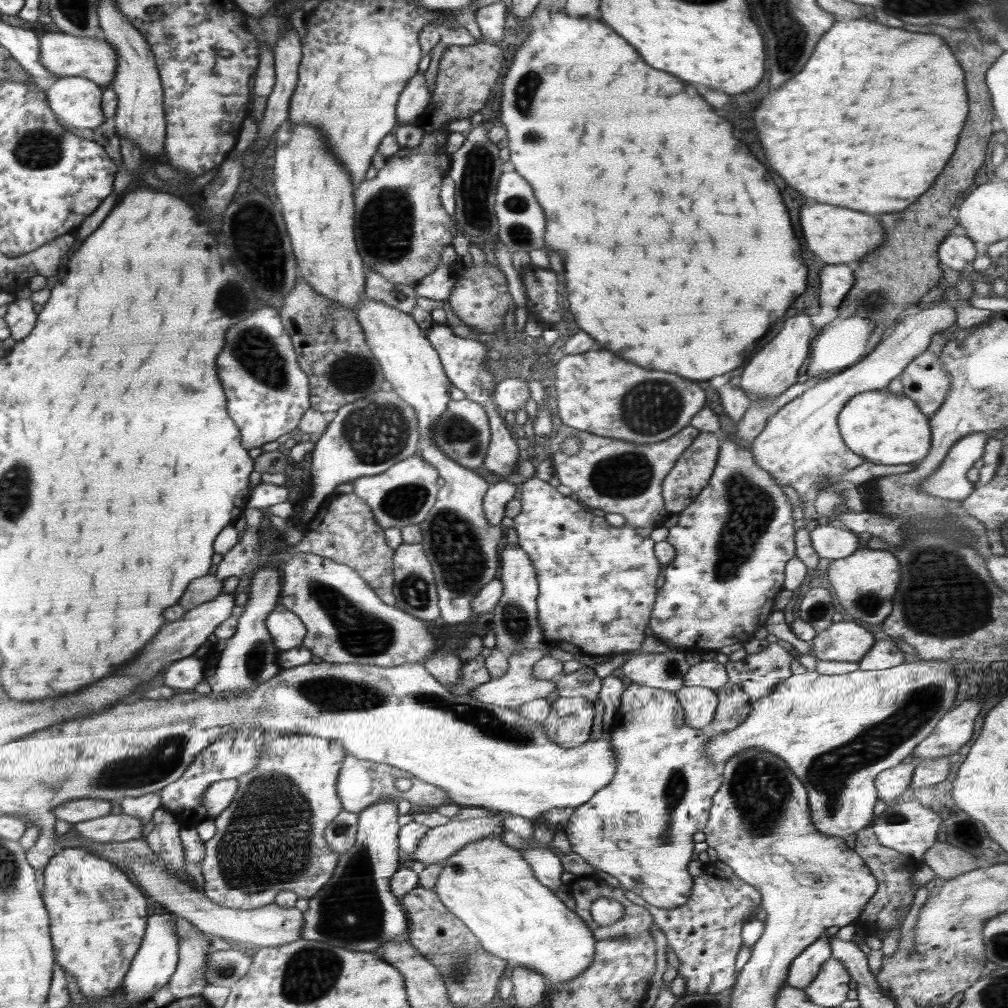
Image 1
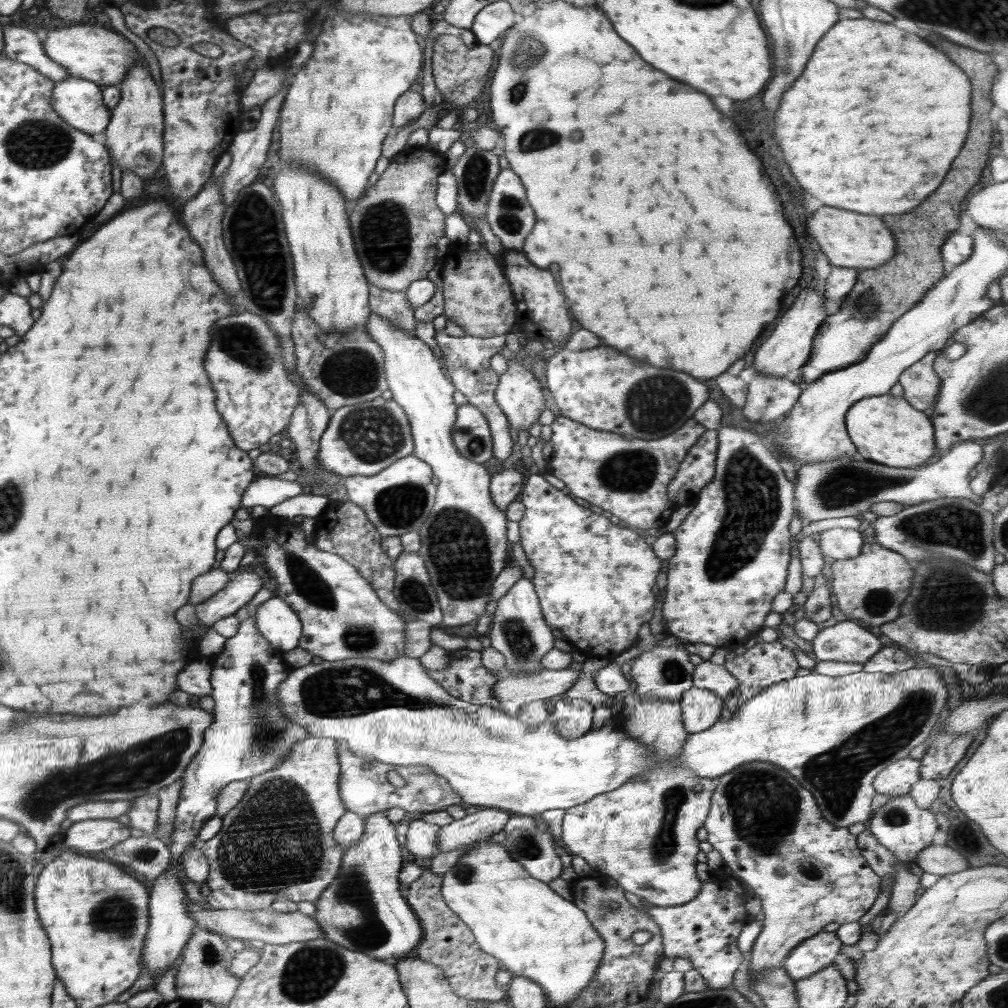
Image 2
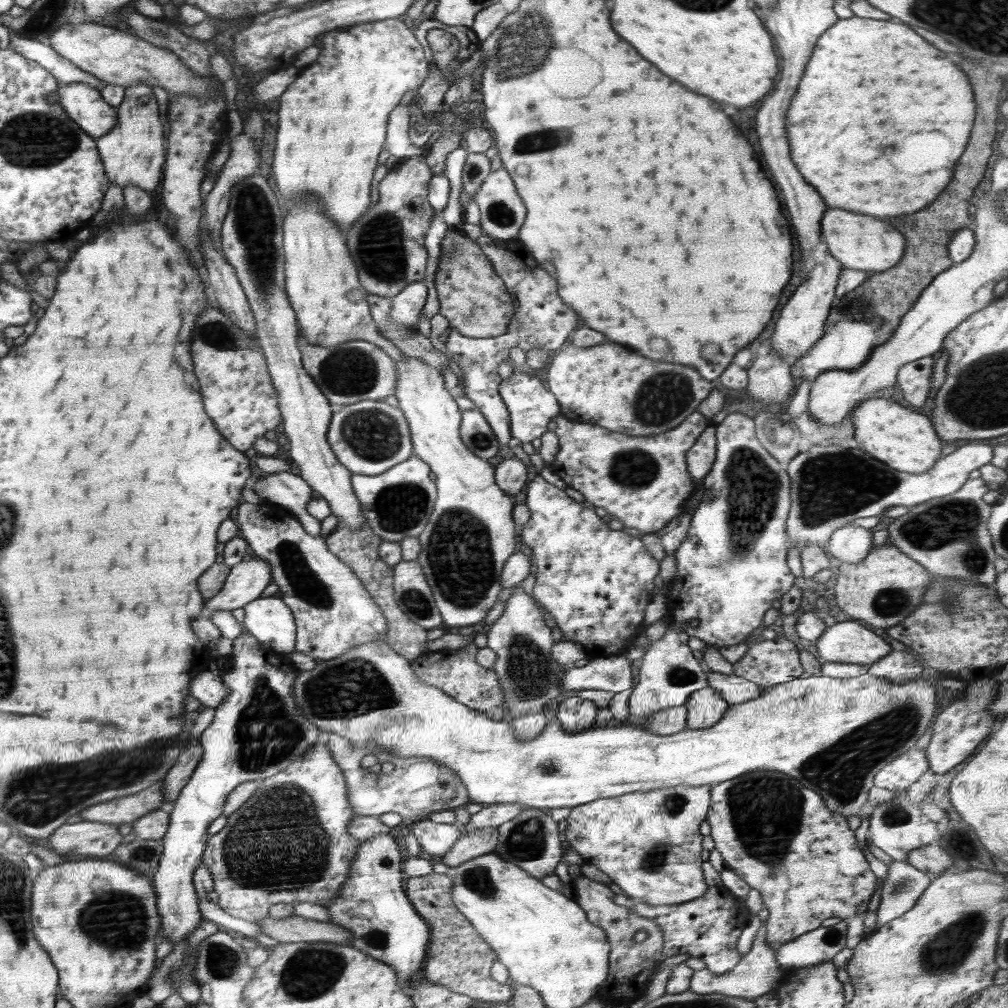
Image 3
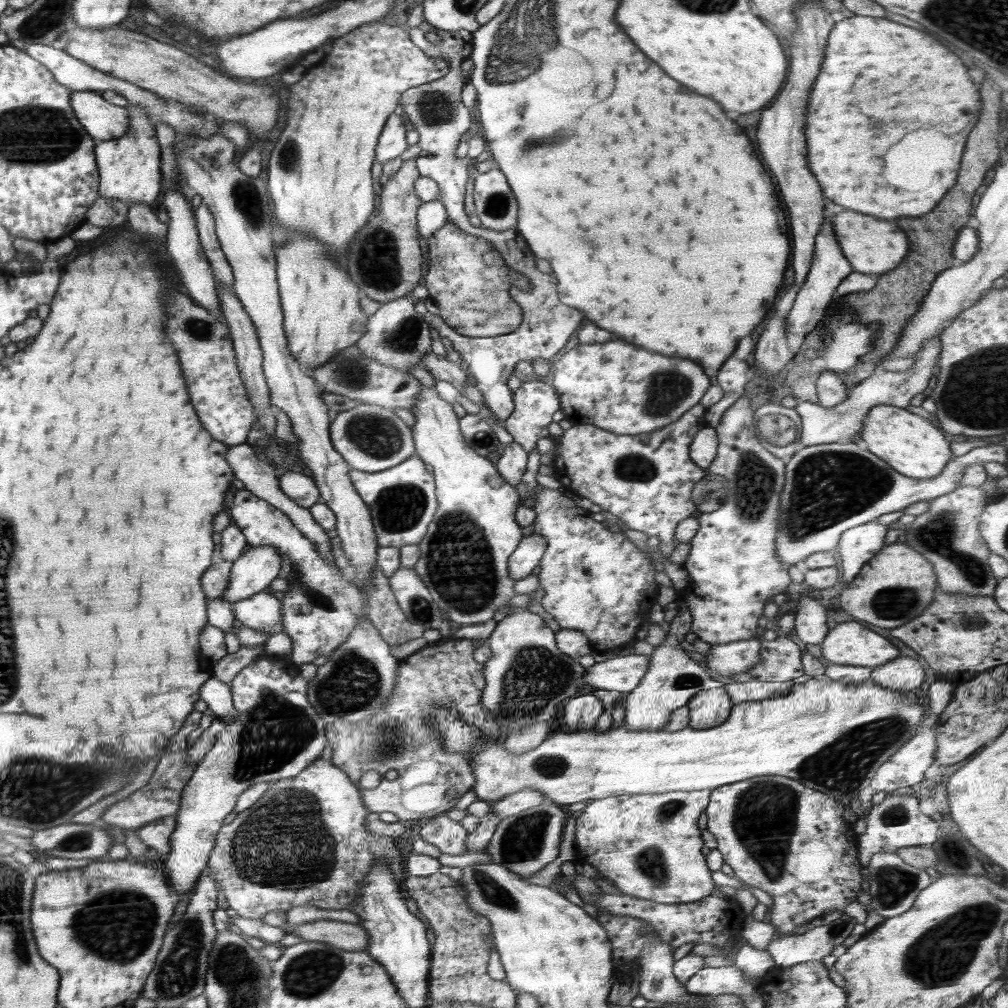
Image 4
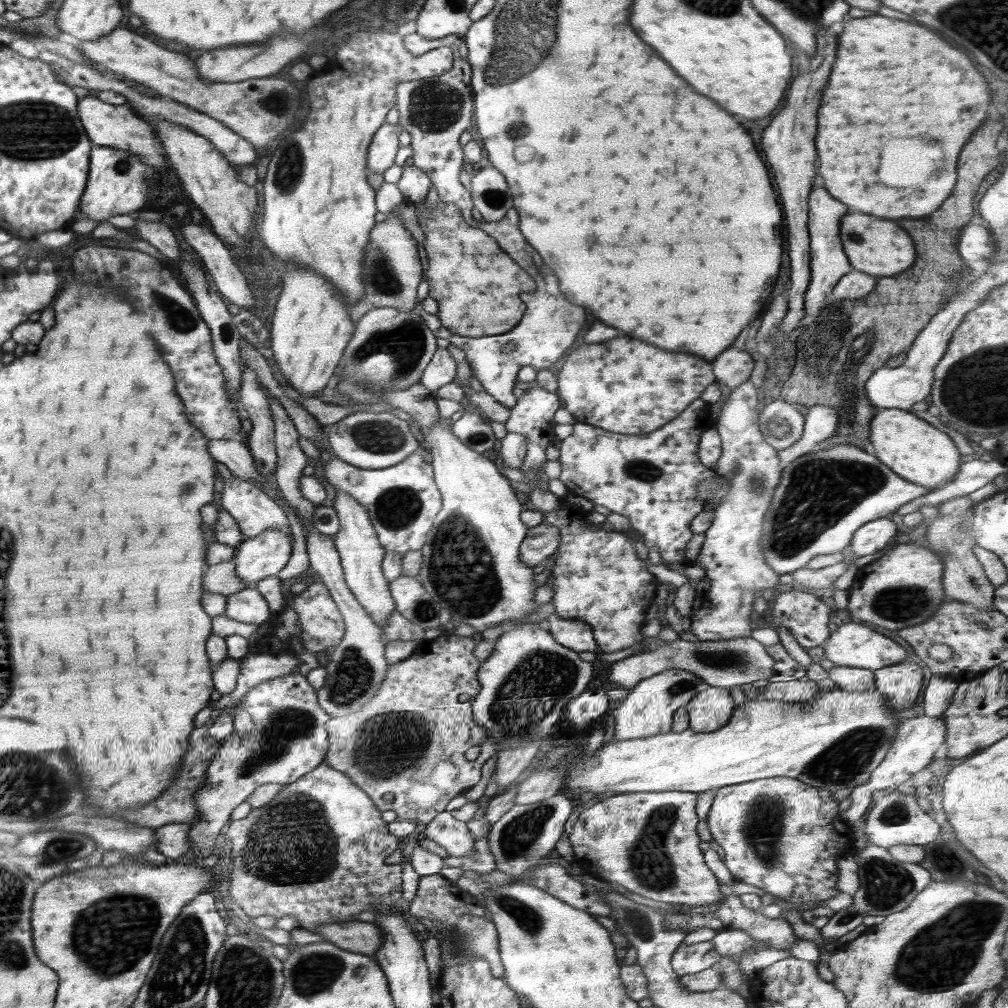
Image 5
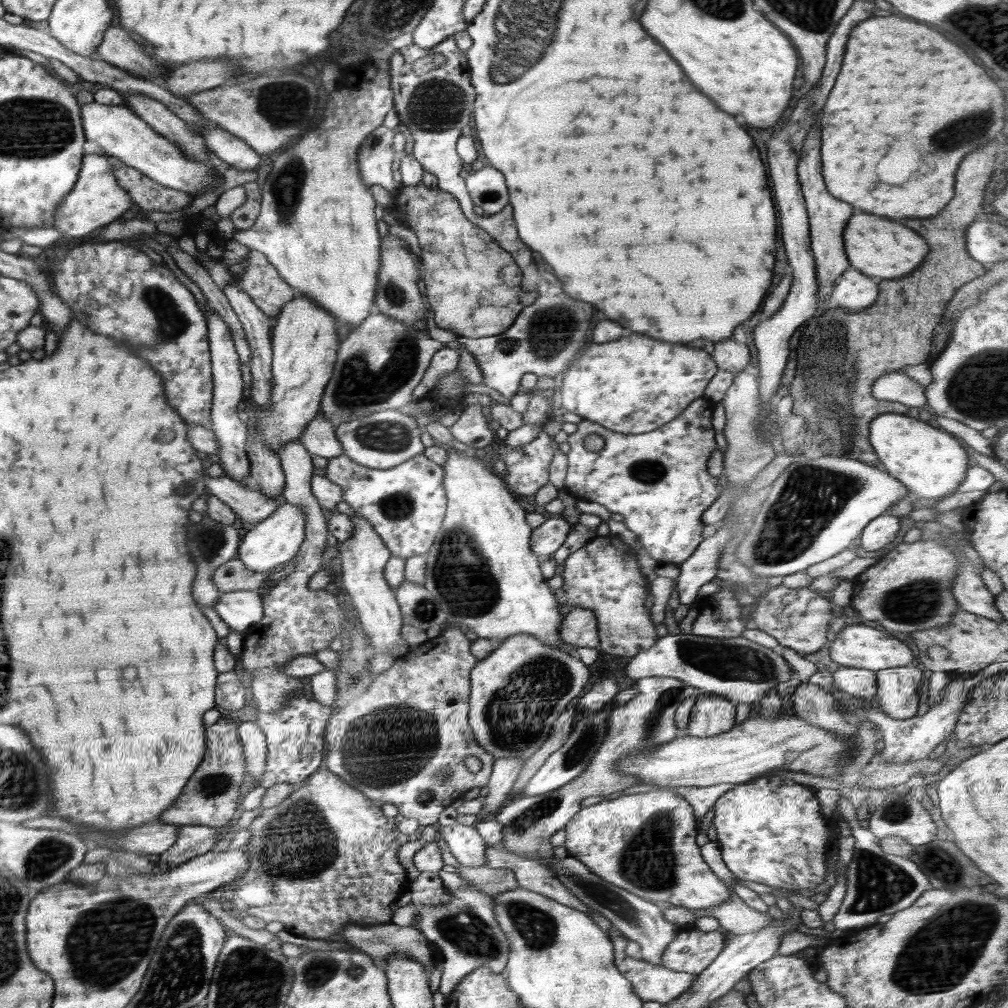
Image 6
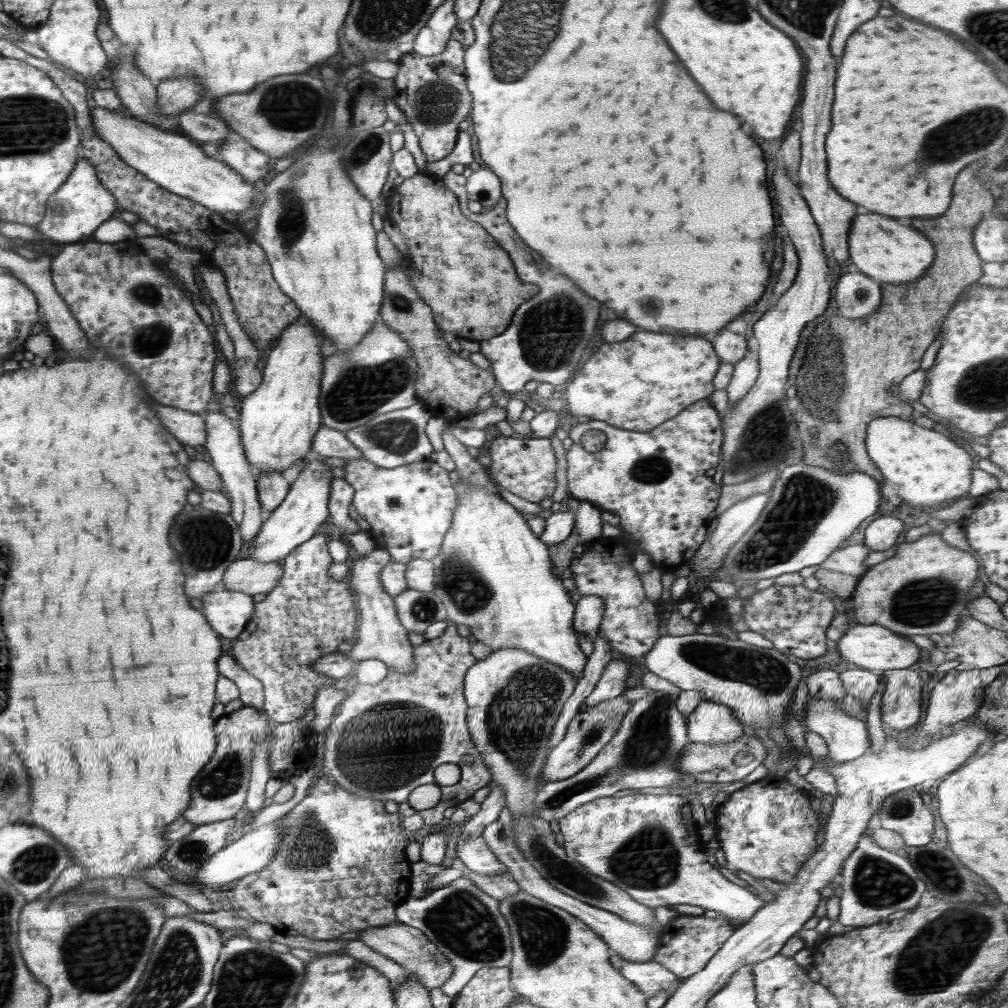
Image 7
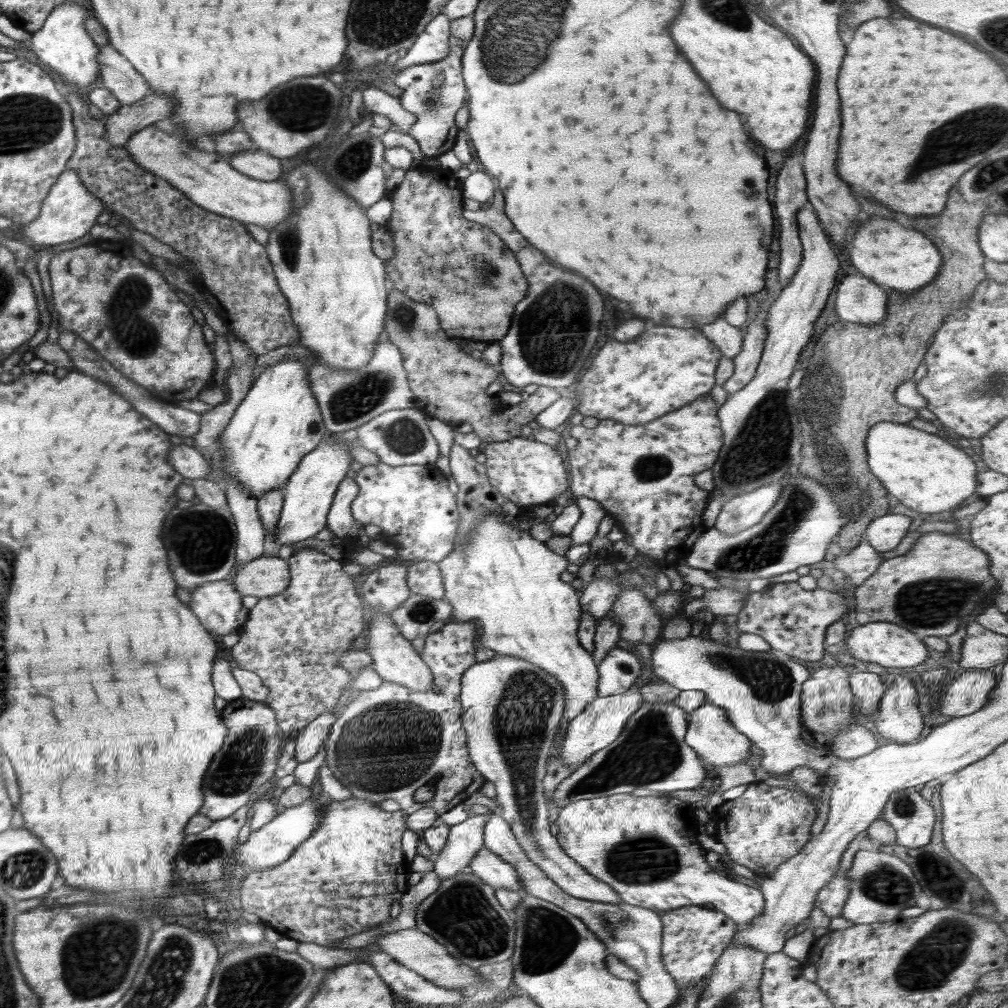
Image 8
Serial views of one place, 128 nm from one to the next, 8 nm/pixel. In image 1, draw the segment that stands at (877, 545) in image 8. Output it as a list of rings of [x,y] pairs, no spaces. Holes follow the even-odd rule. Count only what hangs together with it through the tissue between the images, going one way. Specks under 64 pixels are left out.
[[[818,525],[810,532],[812,547],[820,558],[831,561],[847,558],[859,549],[858,535],[850,529]]]

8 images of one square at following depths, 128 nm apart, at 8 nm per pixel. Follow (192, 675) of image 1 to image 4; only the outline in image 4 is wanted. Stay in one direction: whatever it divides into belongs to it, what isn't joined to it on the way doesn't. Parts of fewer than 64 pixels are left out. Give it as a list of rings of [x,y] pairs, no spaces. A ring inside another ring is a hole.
[[[216,677],[211,678],[200,688],[200,700],[207,703],[215,716],[234,720],[238,718],[238,711],[234,709],[230,686],[220,683]]]

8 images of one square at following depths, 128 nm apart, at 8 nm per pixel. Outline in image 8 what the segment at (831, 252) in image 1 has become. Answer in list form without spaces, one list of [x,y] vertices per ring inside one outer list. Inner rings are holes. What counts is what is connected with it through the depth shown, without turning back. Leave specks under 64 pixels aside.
[[[872,218],[868,224],[860,226],[856,232],[854,240],[850,246],[850,260],[856,266],[858,272],[874,280],[876,284],[888,286],[888,290],[912,292],[928,282],[932,282],[942,266],[942,255],[924,234],[906,230],[894,220],[884,220],[884,218]]]

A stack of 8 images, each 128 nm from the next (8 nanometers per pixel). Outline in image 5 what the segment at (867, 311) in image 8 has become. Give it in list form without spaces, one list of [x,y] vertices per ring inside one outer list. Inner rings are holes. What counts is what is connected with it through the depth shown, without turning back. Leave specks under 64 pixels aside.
[[[851,269],[836,283],[828,295],[827,305],[840,300],[860,300],[876,288],[877,277]]]

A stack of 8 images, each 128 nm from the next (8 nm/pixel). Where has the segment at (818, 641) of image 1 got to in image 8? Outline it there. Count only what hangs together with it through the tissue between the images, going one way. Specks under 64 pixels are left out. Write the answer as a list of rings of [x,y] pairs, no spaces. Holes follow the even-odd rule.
[[[886,621],[871,622],[849,628],[849,633],[844,641],[848,652],[858,661],[875,662],[880,666],[893,668],[910,668],[922,664],[929,656],[926,644],[916,636],[916,633],[902,628],[897,624]]]

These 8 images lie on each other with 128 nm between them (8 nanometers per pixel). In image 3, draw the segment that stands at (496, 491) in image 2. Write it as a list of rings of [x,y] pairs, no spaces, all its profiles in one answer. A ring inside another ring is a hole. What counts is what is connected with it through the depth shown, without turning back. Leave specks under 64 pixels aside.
[[[518,457],[504,459],[496,466],[494,472],[496,484],[504,493],[514,497],[522,491],[532,476],[531,469]]]

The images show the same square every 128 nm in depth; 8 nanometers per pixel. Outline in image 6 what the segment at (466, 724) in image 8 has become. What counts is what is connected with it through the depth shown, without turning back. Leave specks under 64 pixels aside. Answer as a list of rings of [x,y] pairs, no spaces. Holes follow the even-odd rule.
[[[516,634],[508,636],[496,650],[493,650],[486,658],[478,660],[472,671],[470,671],[470,695],[469,695],[469,715],[468,724],[474,734],[476,742],[484,748],[488,754],[492,754],[495,759],[498,758],[520,758],[522,762],[526,763],[528,758],[532,756],[542,746],[543,741],[548,738],[552,730],[554,721],[560,716],[560,713],[568,706],[572,699],[576,699],[583,692],[585,685],[590,677],[590,670],[588,666],[584,665],[576,654],[562,652],[558,648],[546,646],[544,642],[540,642],[538,638],[530,636],[530,634]],[[544,839],[540,843],[540,847],[536,849],[536,855],[540,856],[540,864],[542,866],[554,870],[554,876],[560,880],[560,884],[570,894],[574,894],[588,908],[596,910],[596,913],[600,913],[610,920],[613,926],[616,926],[626,939],[634,940],[640,944],[638,958],[654,965],[662,964],[664,949],[676,937],[676,933],[683,930],[684,926],[668,922],[664,918],[664,912],[656,904],[602,879],[601,876],[594,874],[585,864],[576,860],[576,858],[567,856],[565,859],[556,860],[554,857],[554,847],[552,847],[548,839]]]

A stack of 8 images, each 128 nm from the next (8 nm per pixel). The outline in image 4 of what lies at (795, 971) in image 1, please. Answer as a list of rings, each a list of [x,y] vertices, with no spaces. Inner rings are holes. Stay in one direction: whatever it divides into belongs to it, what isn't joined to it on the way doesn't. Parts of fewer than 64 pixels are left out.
[[[843,912],[833,923],[811,926],[803,934],[772,939],[768,943],[767,951],[772,955],[773,965],[781,968],[808,961],[820,961],[850,936],[854,926],[856,919]]]

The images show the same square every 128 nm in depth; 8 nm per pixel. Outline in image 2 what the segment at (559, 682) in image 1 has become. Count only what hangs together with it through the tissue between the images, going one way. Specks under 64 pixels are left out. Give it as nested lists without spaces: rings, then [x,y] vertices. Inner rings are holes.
[[[587,658],[583,662],[582,669],[579,671],[578,683],[574,684],[574,686],[566,692],[566,696],[570,699],[586,699],[592,706],[595,706],[595,708],[609,706],[609,696],[598,690],[593,684],[594,673],[598,673],[598,669],[604,667],[608,662],[608,659]]]

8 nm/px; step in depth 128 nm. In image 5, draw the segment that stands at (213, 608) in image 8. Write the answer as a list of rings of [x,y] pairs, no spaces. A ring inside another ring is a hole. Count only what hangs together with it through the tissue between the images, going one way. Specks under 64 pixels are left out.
[[[246,587],[227,596],[224,615],[238,622],[260,625],[272,617],[268,604],[256,587]]]

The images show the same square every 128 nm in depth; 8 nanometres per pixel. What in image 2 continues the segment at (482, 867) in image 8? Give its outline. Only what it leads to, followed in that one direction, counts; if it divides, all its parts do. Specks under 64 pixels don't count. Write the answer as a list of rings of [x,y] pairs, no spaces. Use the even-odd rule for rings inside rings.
[[[421,818],[410,819],[406,833],[406,844],[404,846],[416,856],[416,858],[434,857],[440,850],[438,833],[440,826],[423,822]]]

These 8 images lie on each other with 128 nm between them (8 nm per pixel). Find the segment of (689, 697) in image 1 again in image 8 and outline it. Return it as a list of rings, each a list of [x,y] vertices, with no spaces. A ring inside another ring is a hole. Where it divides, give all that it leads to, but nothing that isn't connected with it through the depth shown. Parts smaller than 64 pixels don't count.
[[[704,703],[689,714],[688,728],[685,734],[685,742],[695,750],[706,762],[722,768],[722,766],[734,766],[742,764],[751,756],[750,746],[752,741],[730,722],[724,708],[712,703]]]

